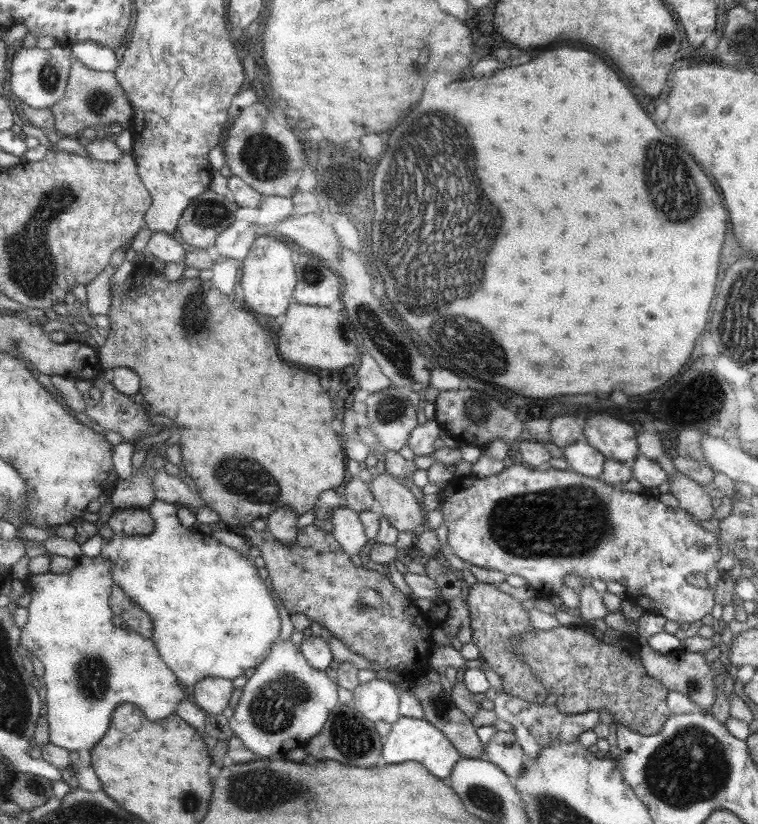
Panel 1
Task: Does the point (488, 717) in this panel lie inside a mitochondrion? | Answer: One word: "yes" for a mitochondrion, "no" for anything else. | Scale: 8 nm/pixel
no

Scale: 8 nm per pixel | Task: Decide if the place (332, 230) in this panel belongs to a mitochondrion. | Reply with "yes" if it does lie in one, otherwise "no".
no

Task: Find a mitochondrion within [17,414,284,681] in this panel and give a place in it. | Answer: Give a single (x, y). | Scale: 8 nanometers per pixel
(242, 475)

